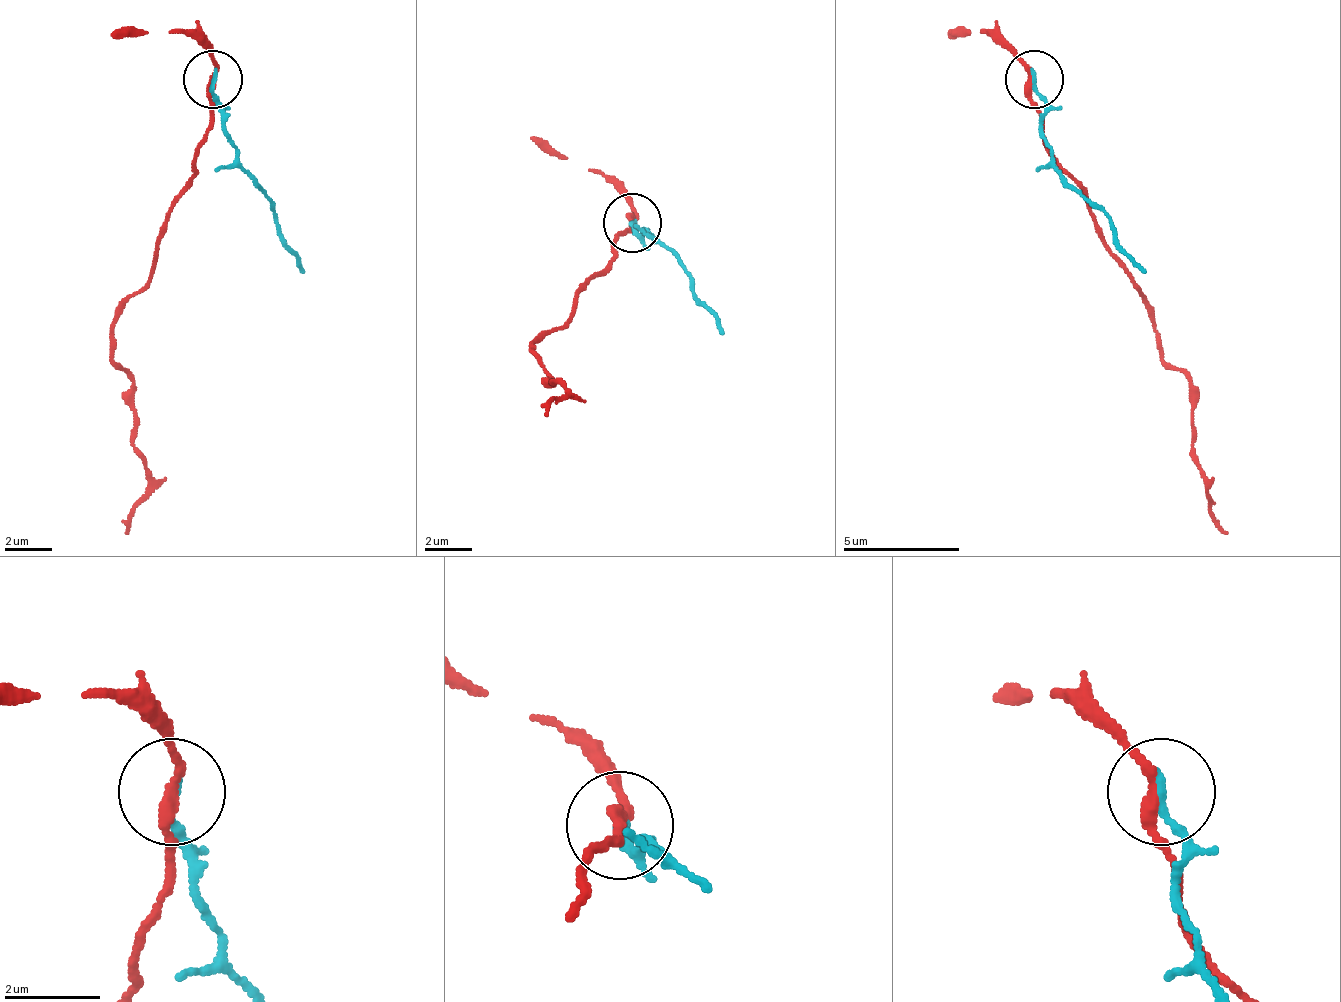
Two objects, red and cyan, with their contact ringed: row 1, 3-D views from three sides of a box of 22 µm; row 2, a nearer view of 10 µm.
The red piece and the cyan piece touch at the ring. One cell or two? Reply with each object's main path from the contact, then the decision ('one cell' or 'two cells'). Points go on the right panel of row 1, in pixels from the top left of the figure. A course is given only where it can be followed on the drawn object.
red via (1029, 78), (1041, 142), (1082, 189), (1158, 329), (1158, 353), (1187, 376), (1205, 499), (1228, 534) | cyan via (1035, 78), (1041, 136), (1053, 165), (1147, 271) | two cells

